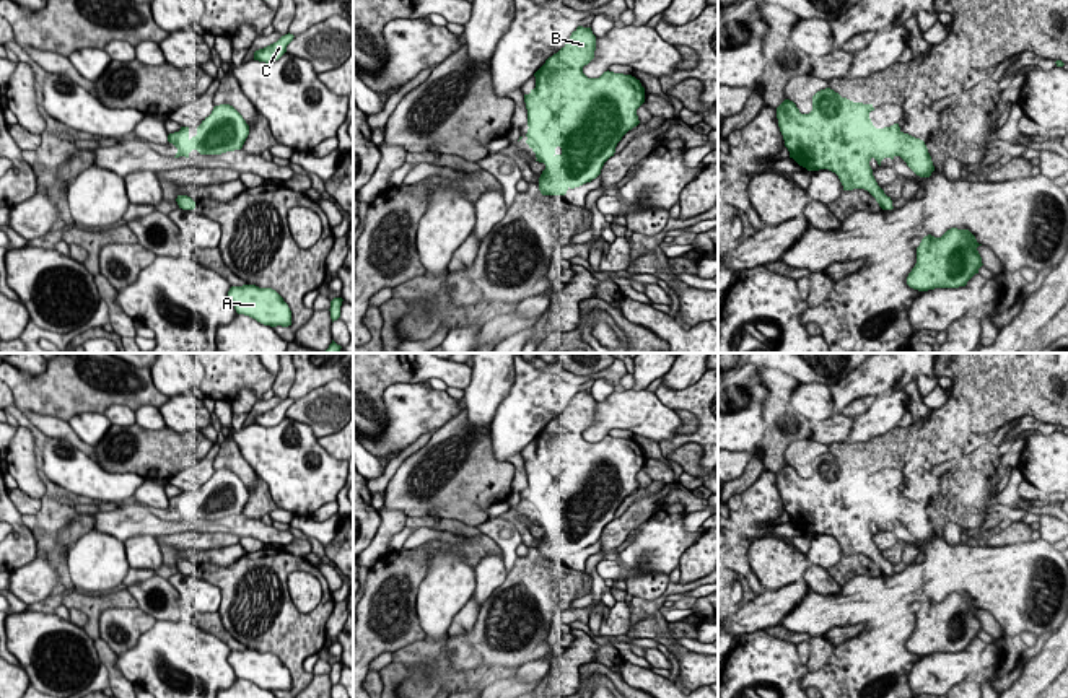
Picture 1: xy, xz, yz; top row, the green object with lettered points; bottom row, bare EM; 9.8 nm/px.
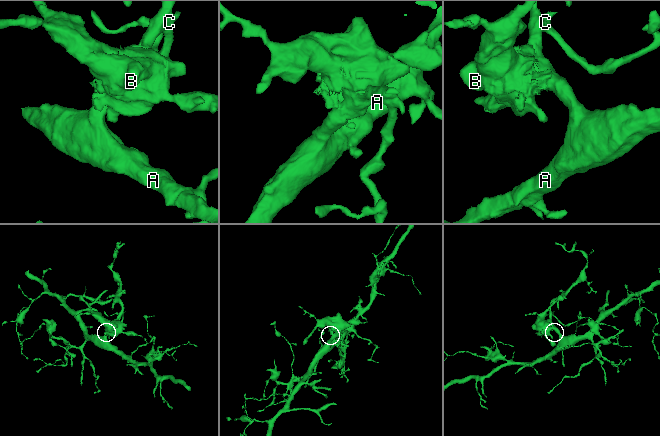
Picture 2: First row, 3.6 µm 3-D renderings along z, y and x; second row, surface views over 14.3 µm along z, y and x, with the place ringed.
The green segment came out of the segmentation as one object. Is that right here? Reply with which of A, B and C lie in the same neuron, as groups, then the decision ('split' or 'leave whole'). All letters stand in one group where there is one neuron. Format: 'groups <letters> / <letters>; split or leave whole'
groups A B C; leave whole

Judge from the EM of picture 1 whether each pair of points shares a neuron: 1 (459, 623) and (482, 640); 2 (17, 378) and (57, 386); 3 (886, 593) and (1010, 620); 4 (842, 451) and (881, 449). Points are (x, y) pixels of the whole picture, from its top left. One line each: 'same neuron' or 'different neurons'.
1: different neurons
2: same neuron
3: same neuron
4: same neuron

